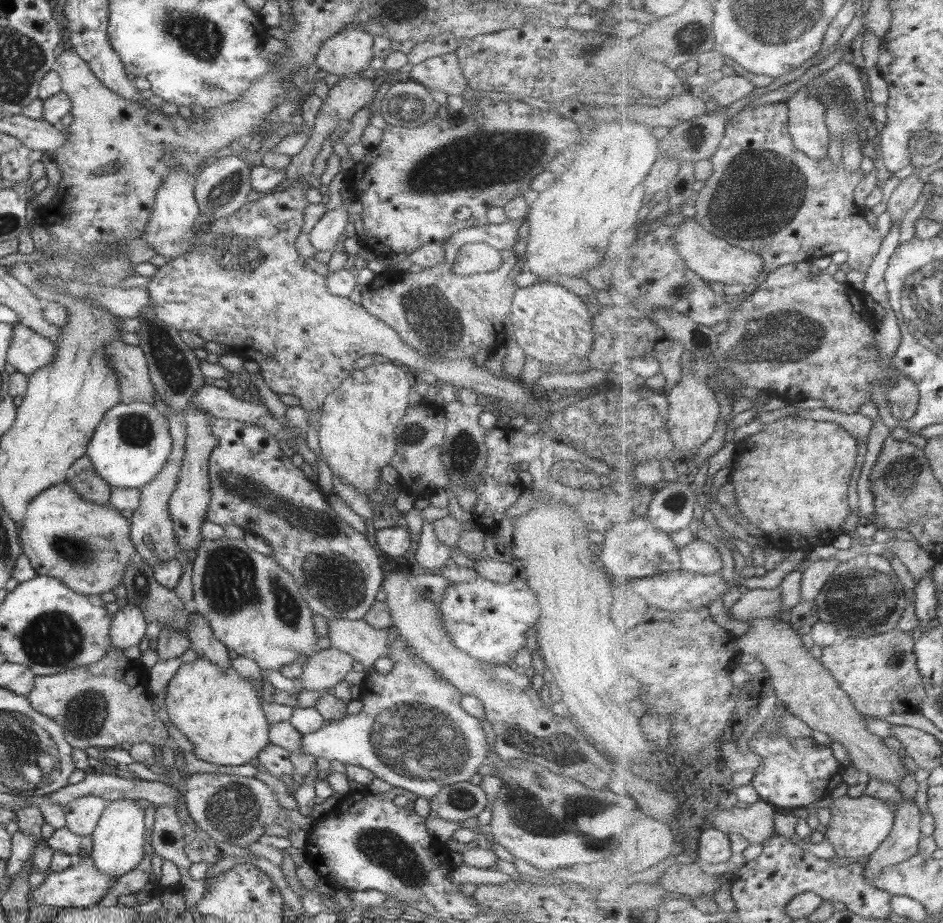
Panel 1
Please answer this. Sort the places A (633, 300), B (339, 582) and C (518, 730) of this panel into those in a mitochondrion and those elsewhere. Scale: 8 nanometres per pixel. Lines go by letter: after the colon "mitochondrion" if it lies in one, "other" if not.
A: other
B: mitochondrion
C: mitochondrion

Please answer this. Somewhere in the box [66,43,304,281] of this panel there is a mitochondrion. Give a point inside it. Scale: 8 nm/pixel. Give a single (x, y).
(222, 199)

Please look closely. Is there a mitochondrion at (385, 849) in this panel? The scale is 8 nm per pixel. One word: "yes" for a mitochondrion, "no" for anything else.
yes

